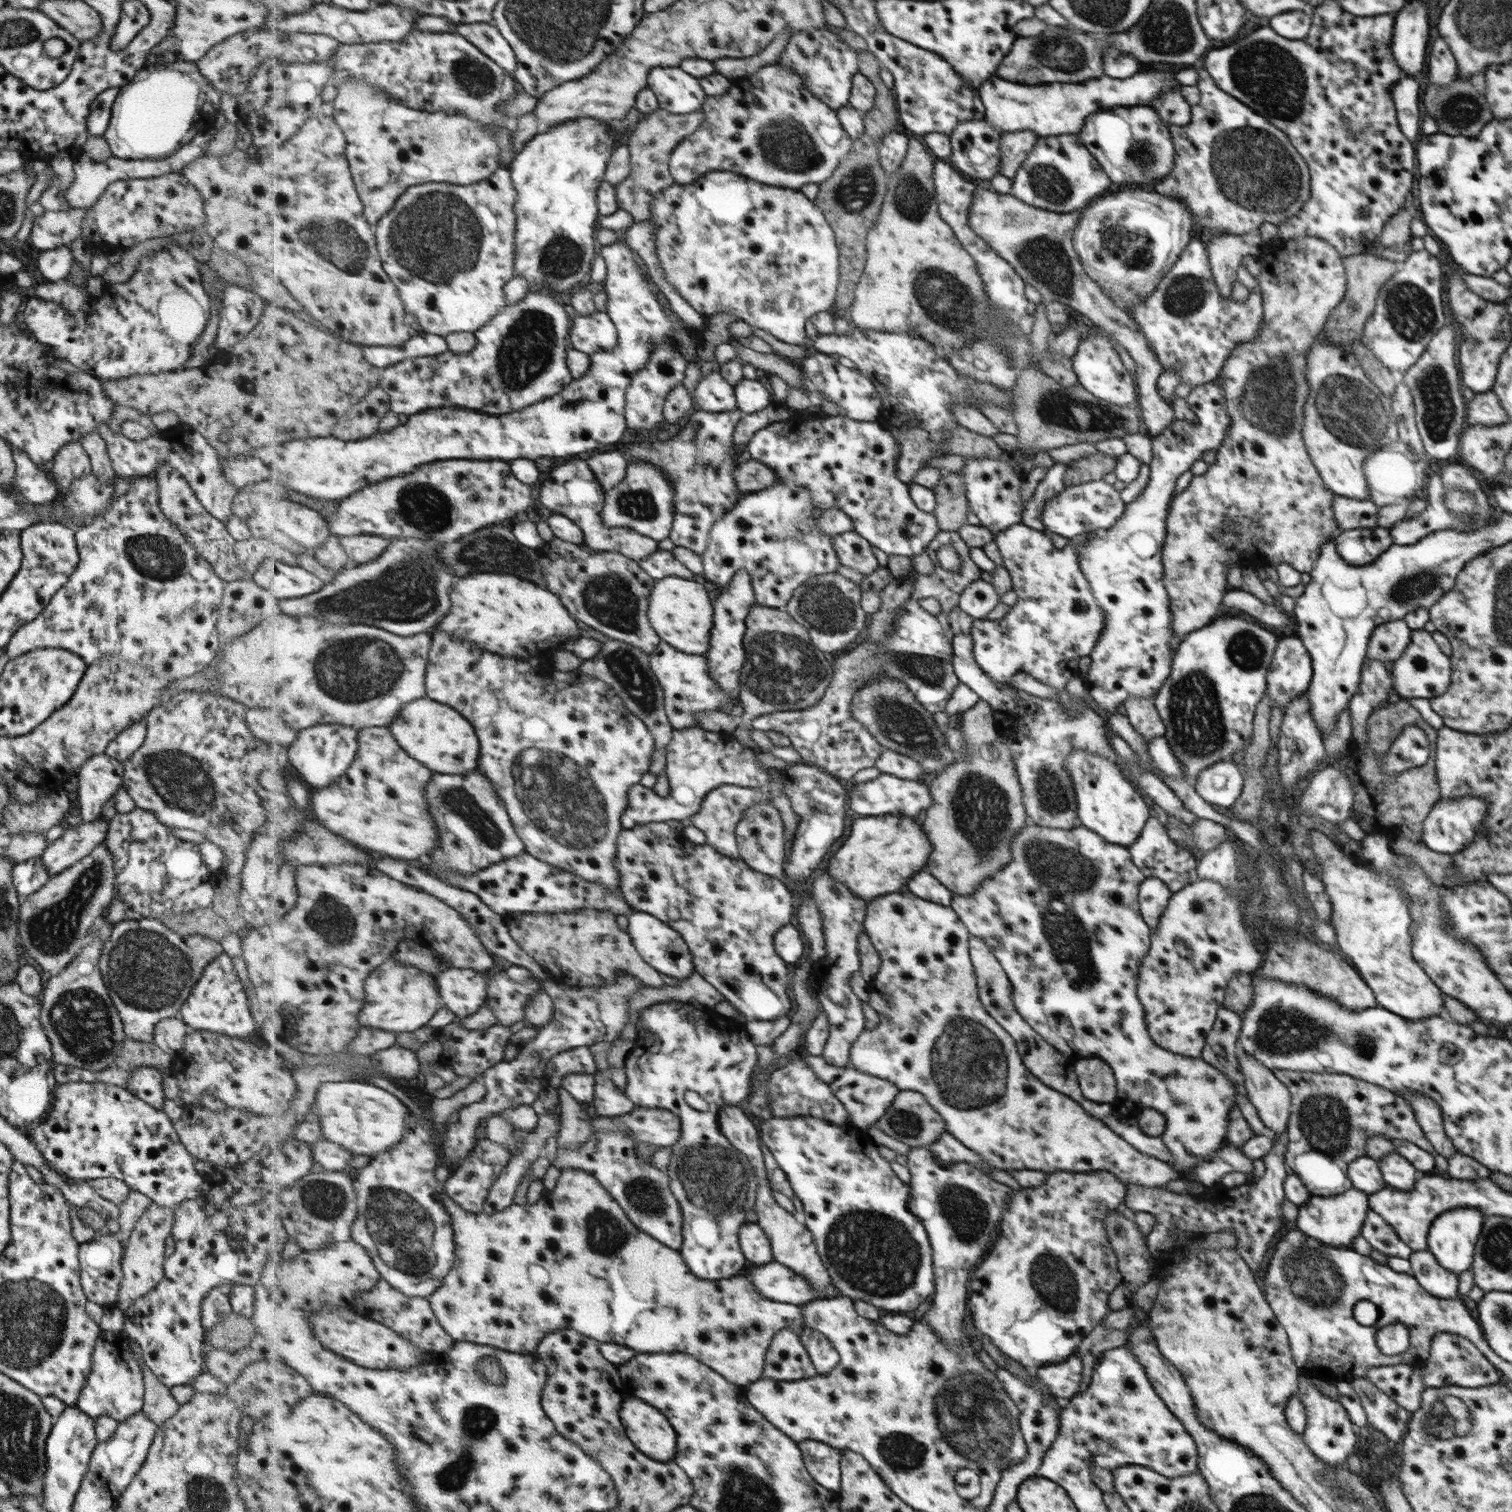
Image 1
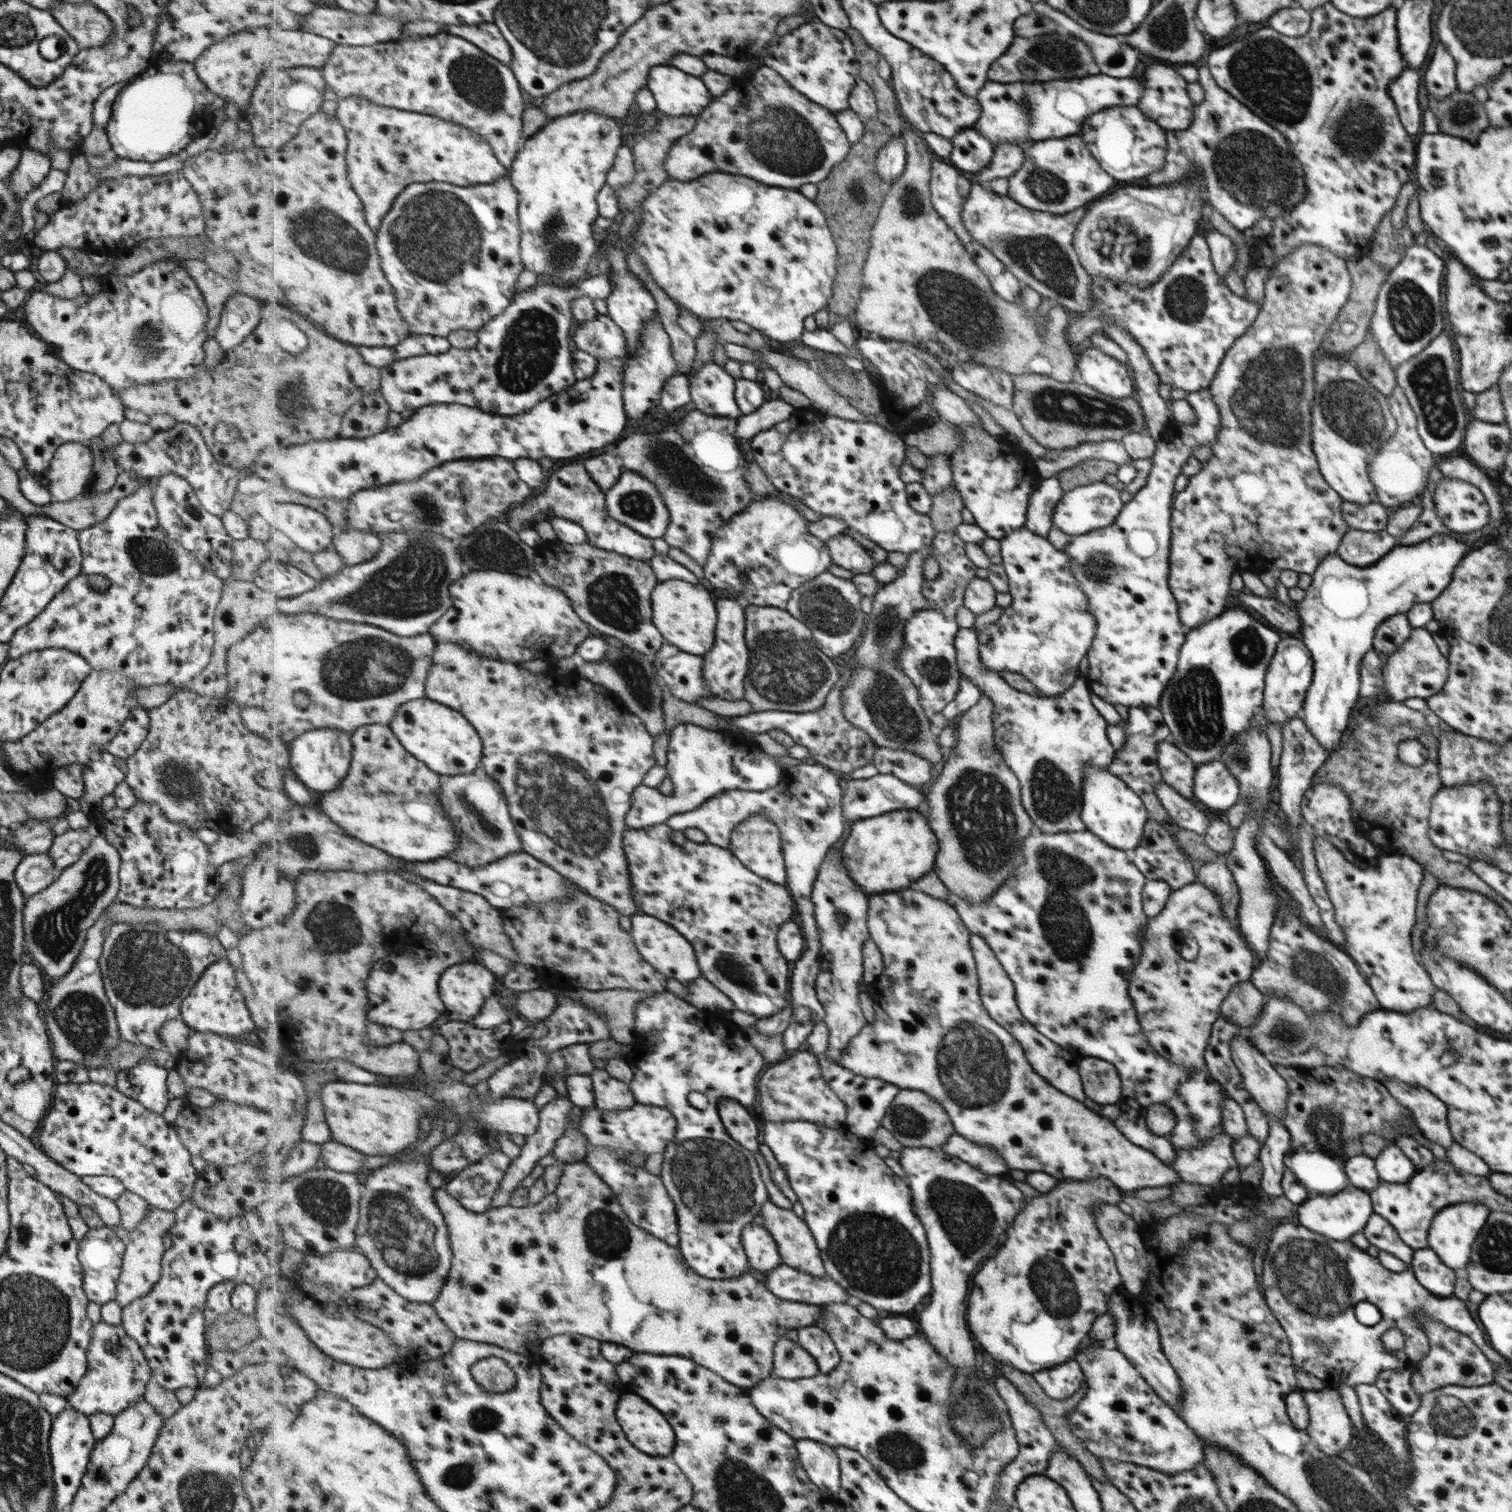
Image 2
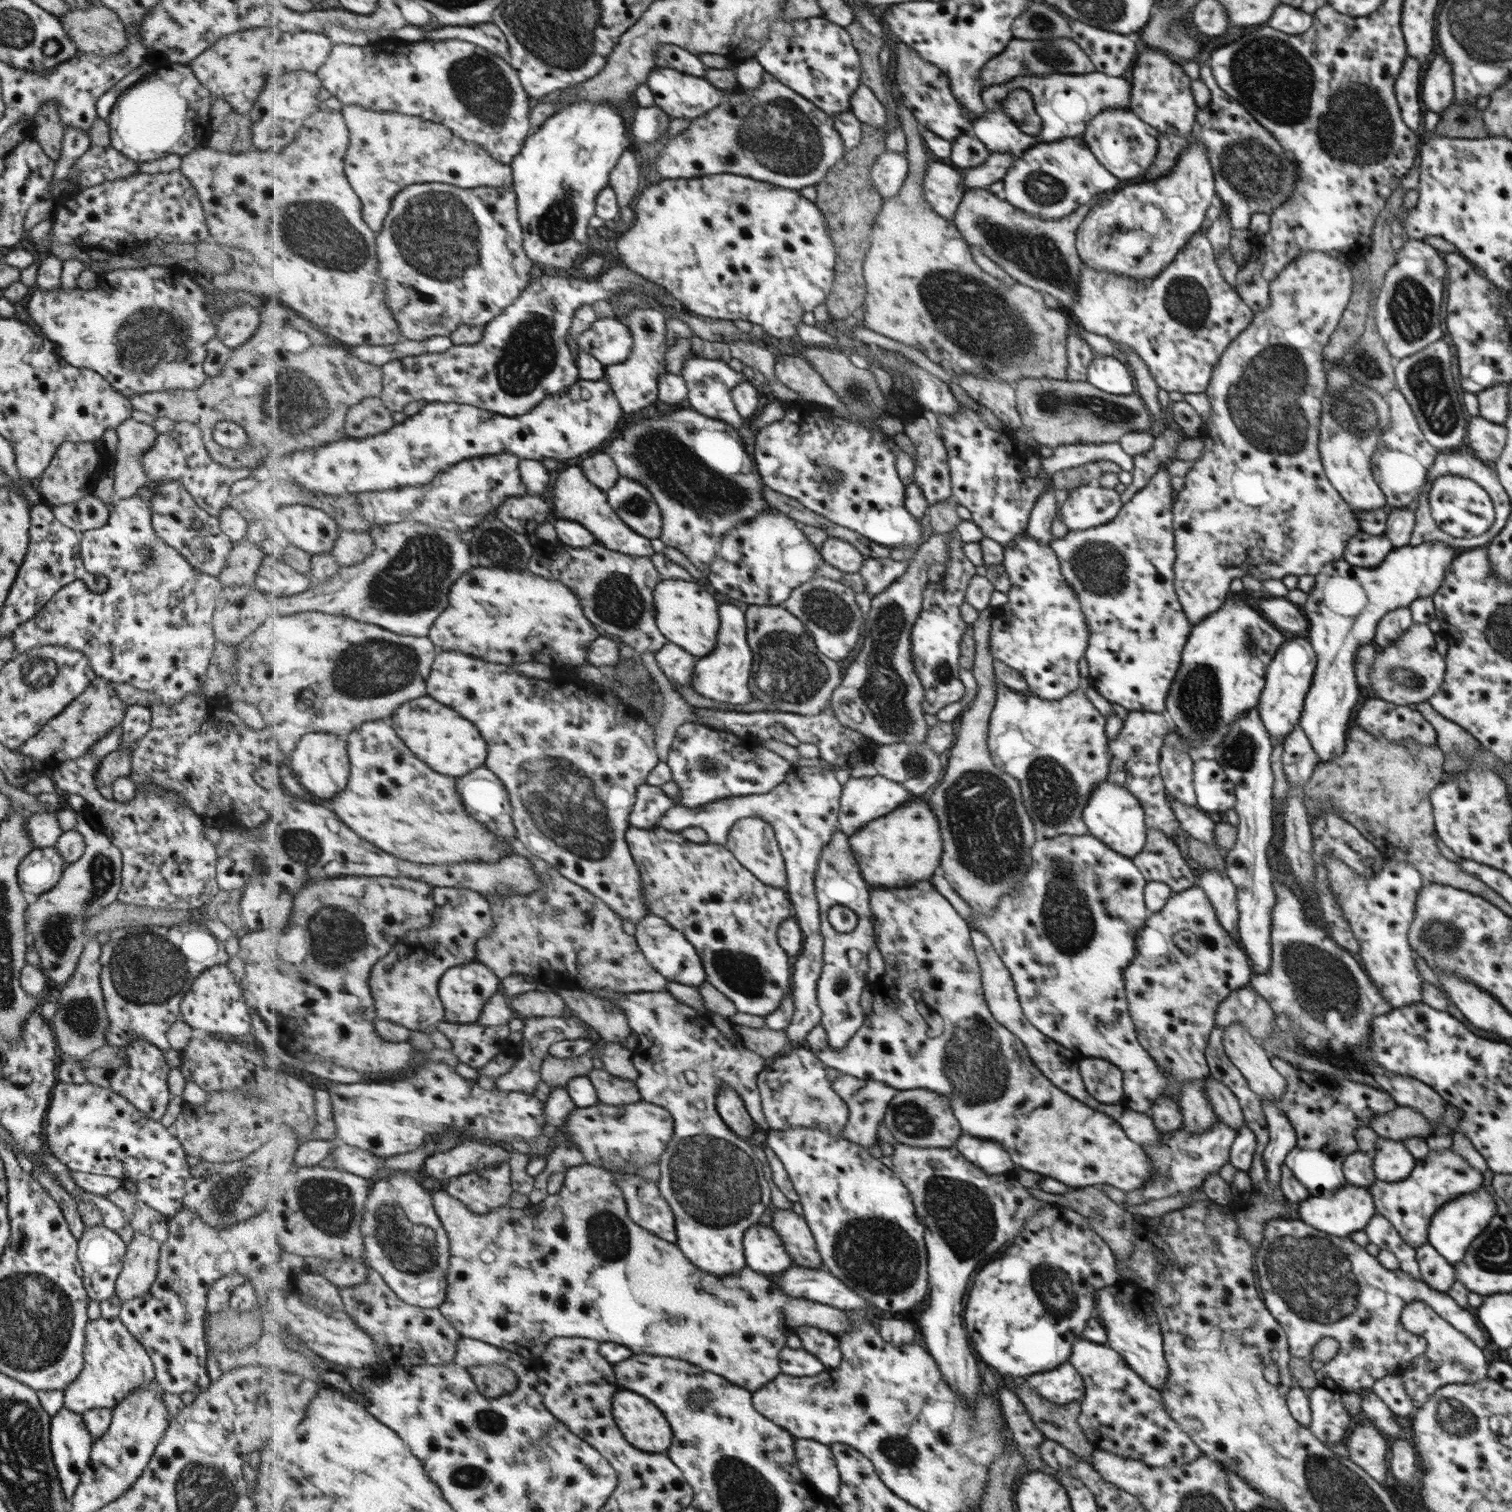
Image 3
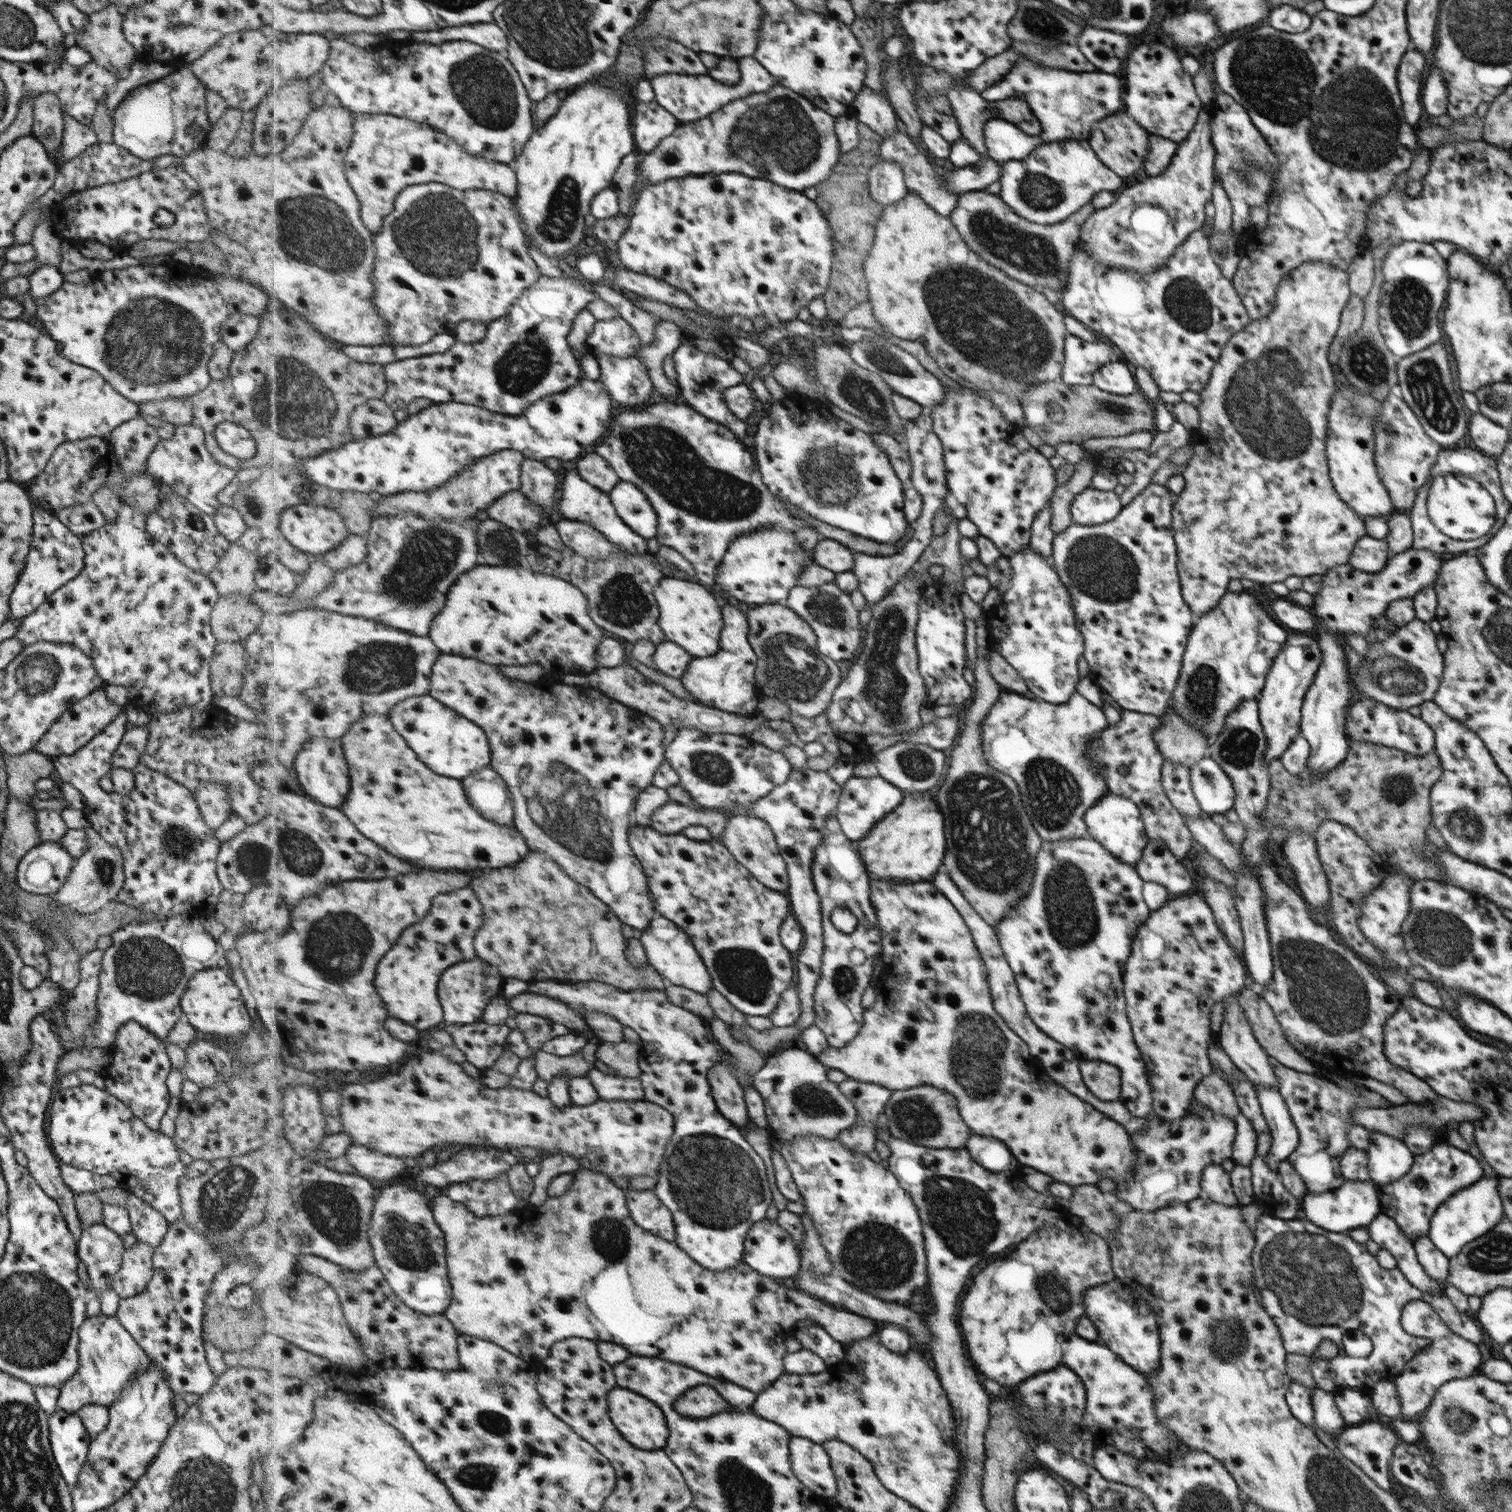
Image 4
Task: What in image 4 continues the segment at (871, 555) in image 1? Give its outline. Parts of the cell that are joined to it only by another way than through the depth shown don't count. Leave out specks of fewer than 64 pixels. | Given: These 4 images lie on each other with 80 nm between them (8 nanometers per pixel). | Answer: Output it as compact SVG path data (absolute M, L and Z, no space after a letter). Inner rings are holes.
M834 539L819 542L814 554L817 565L837 573L852 571L857 560L857 553Z

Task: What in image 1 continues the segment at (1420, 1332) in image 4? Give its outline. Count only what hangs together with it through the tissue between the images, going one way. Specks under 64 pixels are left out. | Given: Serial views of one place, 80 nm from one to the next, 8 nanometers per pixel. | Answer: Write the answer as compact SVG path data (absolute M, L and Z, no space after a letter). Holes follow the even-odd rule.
M1436 1332L1428 1348L1428 1357L1420 1362L1423 1368L1424 1388L1447 1385L1482 1387L1500 1382L1499 1371L1477 1350L1467 1338L1448 1332Z

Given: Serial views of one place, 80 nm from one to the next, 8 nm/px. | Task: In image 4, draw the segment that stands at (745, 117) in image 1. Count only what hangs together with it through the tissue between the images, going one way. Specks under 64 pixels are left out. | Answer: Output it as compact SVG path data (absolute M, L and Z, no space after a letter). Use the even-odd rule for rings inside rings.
M778 83L769 92L737 100L707 118L682 122L655 150L646 152L640 164L641 180L638 184L643 190L672 179L721 172L743 172L755 179L769 180L794 191L802 191L811 186L817 187L828 180L842 155L840 139L836 133L836 118L818 108L807 97Z

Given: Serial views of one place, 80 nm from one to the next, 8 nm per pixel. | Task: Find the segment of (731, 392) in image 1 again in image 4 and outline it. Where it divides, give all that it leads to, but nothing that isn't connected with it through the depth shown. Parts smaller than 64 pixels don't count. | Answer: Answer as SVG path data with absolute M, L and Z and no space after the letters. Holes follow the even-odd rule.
M688 341L681 344L672 354L672 357L678 374L677 383L682 389L682 400L712 421L728 425L740 439L743 438L747 434L747 424L728 407L724 397L725 389L740 385L743 382L743 374L735 370L730 361L719 358L716 354L703 352L699 347Z

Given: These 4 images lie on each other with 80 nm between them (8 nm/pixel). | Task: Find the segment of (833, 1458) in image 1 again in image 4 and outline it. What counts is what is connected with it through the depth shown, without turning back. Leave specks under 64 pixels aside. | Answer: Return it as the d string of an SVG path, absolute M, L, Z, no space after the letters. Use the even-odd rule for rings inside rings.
M792 1437L790 1452L792 1469L799 1481L823 1499L838 1494L839 1483L833 1471L831 1457L822 1444L806 1438Z

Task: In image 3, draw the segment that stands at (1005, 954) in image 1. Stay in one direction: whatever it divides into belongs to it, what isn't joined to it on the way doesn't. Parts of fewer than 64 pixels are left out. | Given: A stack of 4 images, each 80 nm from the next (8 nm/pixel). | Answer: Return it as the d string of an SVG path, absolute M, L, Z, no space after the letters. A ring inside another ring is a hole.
M1083 834L1081 836L1071 835L1059 835L1054 836L1051 840L1037 840L1037 844L1033 844L1033 868L1029 868L1029 872L1025 874L1024 879L1017 884L1009 894L1005 894L1000 897L1000 902L993 909L993 912L986 916L981 912L974 912L970 914L972 925L979 931L983 931L987 938L990 938L991 944L995 949L995 952L999 955L1001 962L1005 965L1005 968L1010 972L1014 989L1017 998L1019 998L1019 1004L1021 1004L1022 1014L1027 1016L1027 1021L1033 1024L1039 1032L1043 1032L1047 1038L1053 1038L1057 1044L1065 1046L1067 1050L1079 1050L1081 1056L1095 1058L1103 1058L1105 1061L1113 1062L1113 1065L1117 1064L1117 1069L1123 1074L1123 1099L1124 1105L1129 1107L1138 1113L1148 1113L1151 1106L1159 1099L1161 1095L1173 1095L1180 1105L1180 1111L1182 1114L1182 1126L1179 1130L1183 1130L1185 1134L1203 1134L1203 1132L1209 1132L1209 1128L1213 1128L1217 1124L1218 1118L1215 1116L1211 1103L1207 1101L1204 1092L1204 1084L1207 1083L1208 1078L1198 1079L1191 1082L1176 1082L1173 1081L1173 1077L1169 1077L1169 1074L1165 1073L1165 1070L1161 1069L1161 1066L1155 1064L1155 1060L1149 1057L1149 1054L1145 1052L1144 1048L1135 1040L1135 1027L1131 1024L1129 1016L1127 1016L1127 1006L1125 1006L1125 994L1123 994L1123 968L1129 964L1127 960L1133 958L1135 954L1135 934L1139 930L1145 919L1149 917L1152 912L1144 904L1143 889L1144 884L1147 881L1142 876L1139 869L1132 863L1132 860L1123 856L1116 850L1109 848L1103 843L1103 841L1097 840L1096 837L1090 834Z

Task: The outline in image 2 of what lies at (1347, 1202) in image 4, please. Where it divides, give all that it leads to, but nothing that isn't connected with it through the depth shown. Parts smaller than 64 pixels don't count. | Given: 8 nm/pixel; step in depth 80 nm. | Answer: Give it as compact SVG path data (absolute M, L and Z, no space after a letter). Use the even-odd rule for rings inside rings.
M1349 1185L1333 1196L1309 1196L1297 1206L1296 1213L1299 1224L1305 1228L1331 1240L1349 1240L1367 1226L1368 1219L1373 1214L1373 1208L1369 1192Z

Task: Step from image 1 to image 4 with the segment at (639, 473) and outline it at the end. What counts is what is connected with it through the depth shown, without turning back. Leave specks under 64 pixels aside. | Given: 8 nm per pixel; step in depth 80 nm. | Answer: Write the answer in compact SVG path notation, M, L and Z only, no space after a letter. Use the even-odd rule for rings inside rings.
M620 480L610 492L612 503L621 519L634 531L647 539L659 534L659 516L647 495L638 486Z

